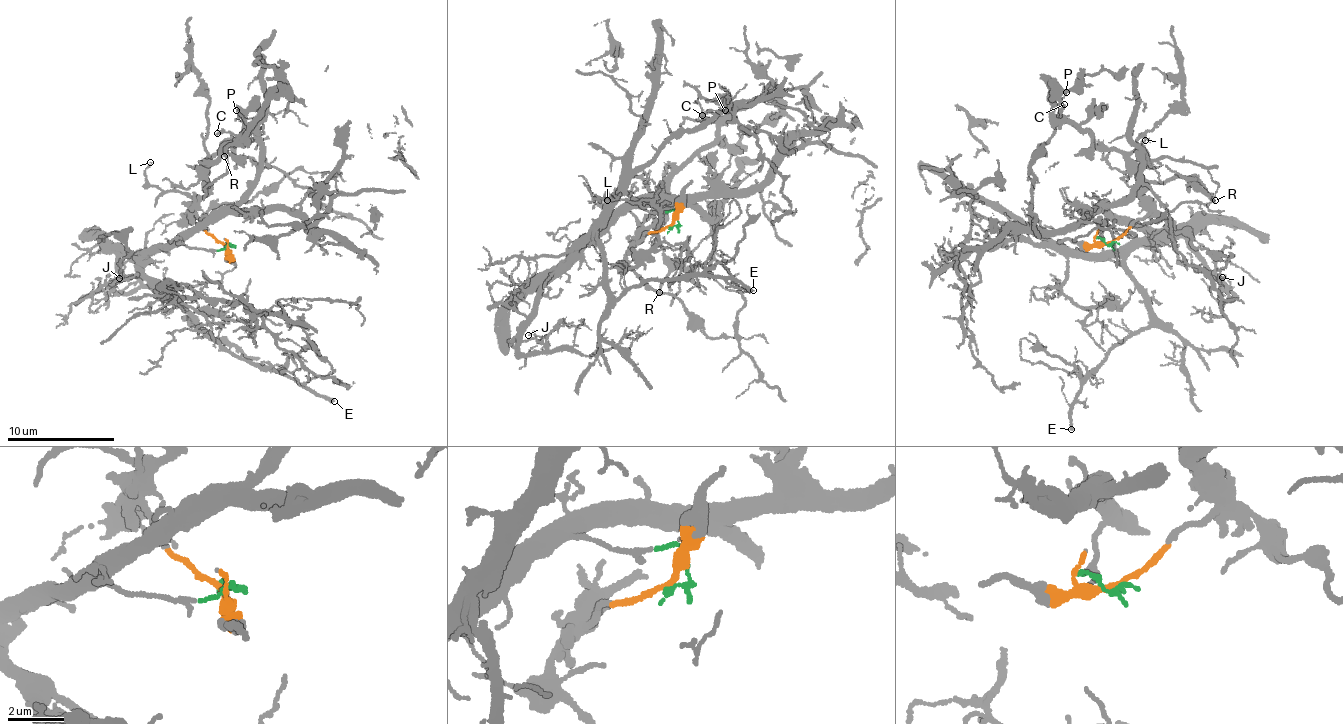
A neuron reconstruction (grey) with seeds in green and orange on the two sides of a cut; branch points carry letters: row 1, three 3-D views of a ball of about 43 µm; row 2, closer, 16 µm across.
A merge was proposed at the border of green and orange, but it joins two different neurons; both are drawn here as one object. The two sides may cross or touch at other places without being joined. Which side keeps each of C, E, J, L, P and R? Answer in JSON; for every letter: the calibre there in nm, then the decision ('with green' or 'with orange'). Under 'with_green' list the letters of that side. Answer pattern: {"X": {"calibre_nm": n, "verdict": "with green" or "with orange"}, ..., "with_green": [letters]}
{"C": {"calibre_nm": 190, "verdict": "with orange"}, "E": {"calibre_nm": 240, "verdict": "with green"}, "J": {"calibre_nm": 140, "verdict": "with green"}, "L": {"calibre_nm": 110, "verdict": "with orange"}, "P": {"calibre_nm": 100, "verdict": "with orange"}, "R": {"calibre_nm": 140, "verdict": "with orange"}, "with_green": ["E", "J"]}

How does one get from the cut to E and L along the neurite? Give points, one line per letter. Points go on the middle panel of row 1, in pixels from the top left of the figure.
E: (671, 226), (672, 211), (624, 207), (577, 252), (597, 246), (618, 297), (652, 280), (713, 276), (753, 291)
L: (671, 226), (649, 231), (638, 241), (641, 231), (631, 212), (612, 211), (601, 205), (601, 199), (607, 199)

